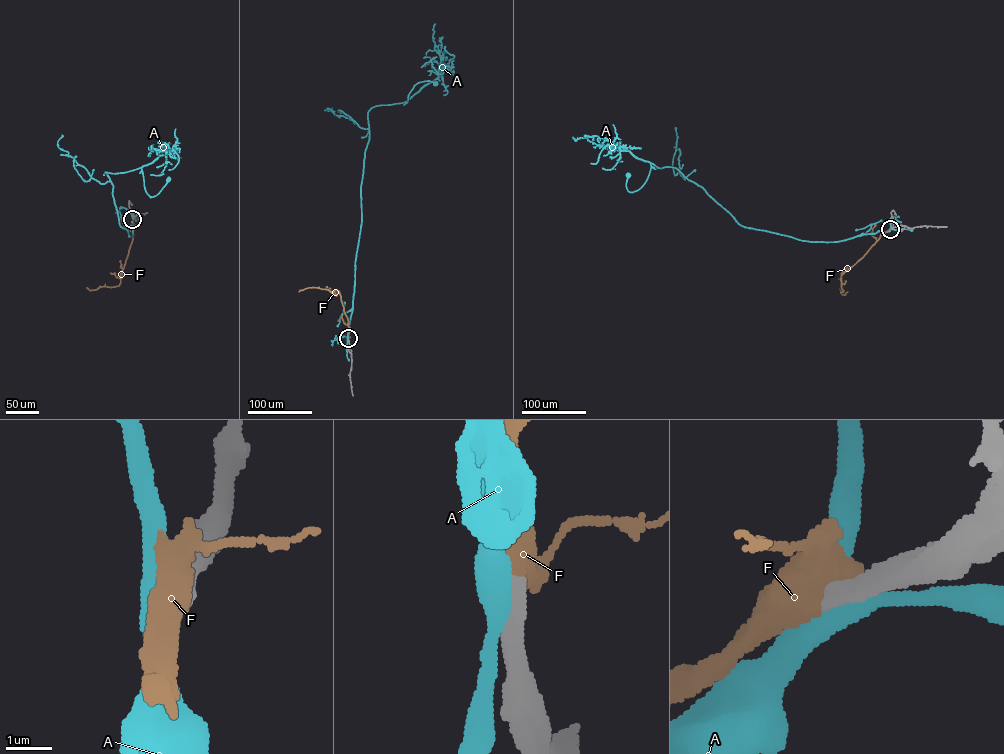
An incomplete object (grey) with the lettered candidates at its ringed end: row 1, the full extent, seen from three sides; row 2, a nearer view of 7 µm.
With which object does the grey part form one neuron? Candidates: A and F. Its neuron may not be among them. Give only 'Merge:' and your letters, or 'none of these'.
Merge: F

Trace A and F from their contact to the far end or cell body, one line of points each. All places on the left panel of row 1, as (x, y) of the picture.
A: (133, 219), (129, 237), (120, 225), (105, 172), (141, 167), (145, 191), (152, 197), (169, 179)
F: (133, 219), (132, 243), (119, 285), (91, 290), (86, 287)

